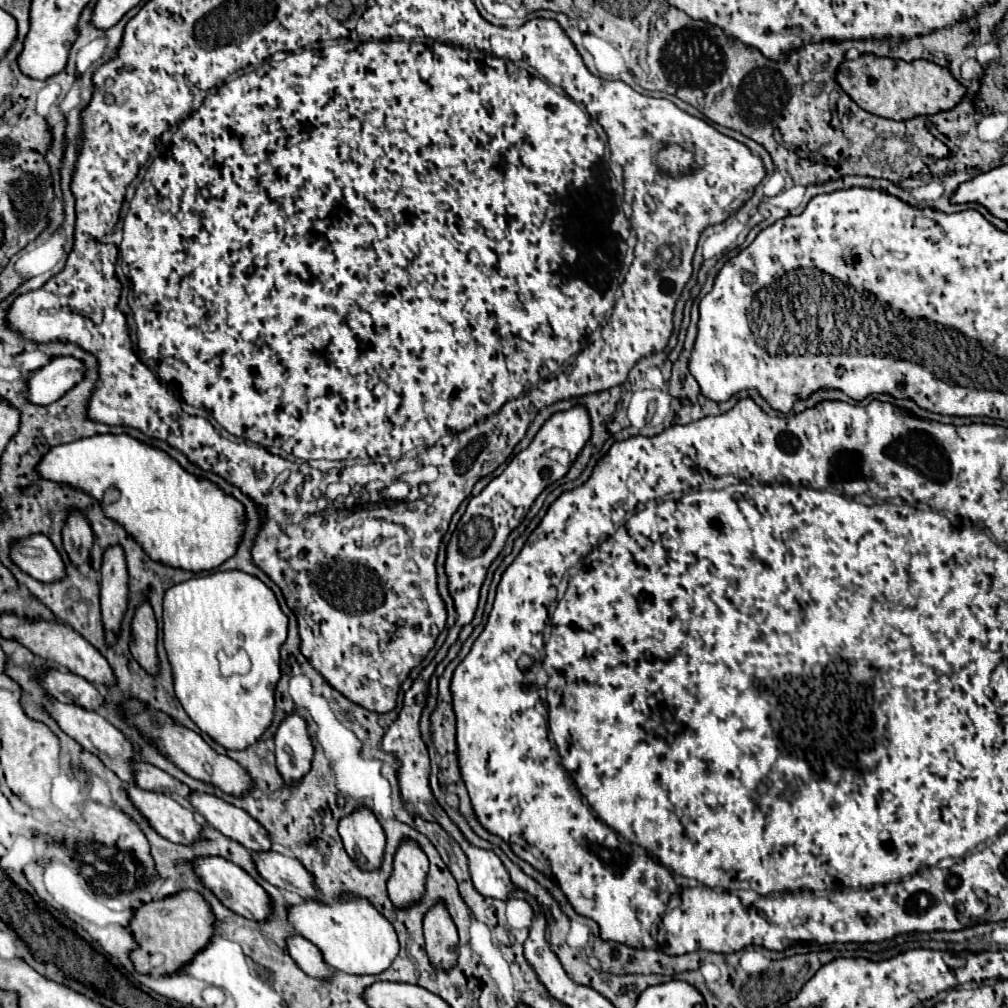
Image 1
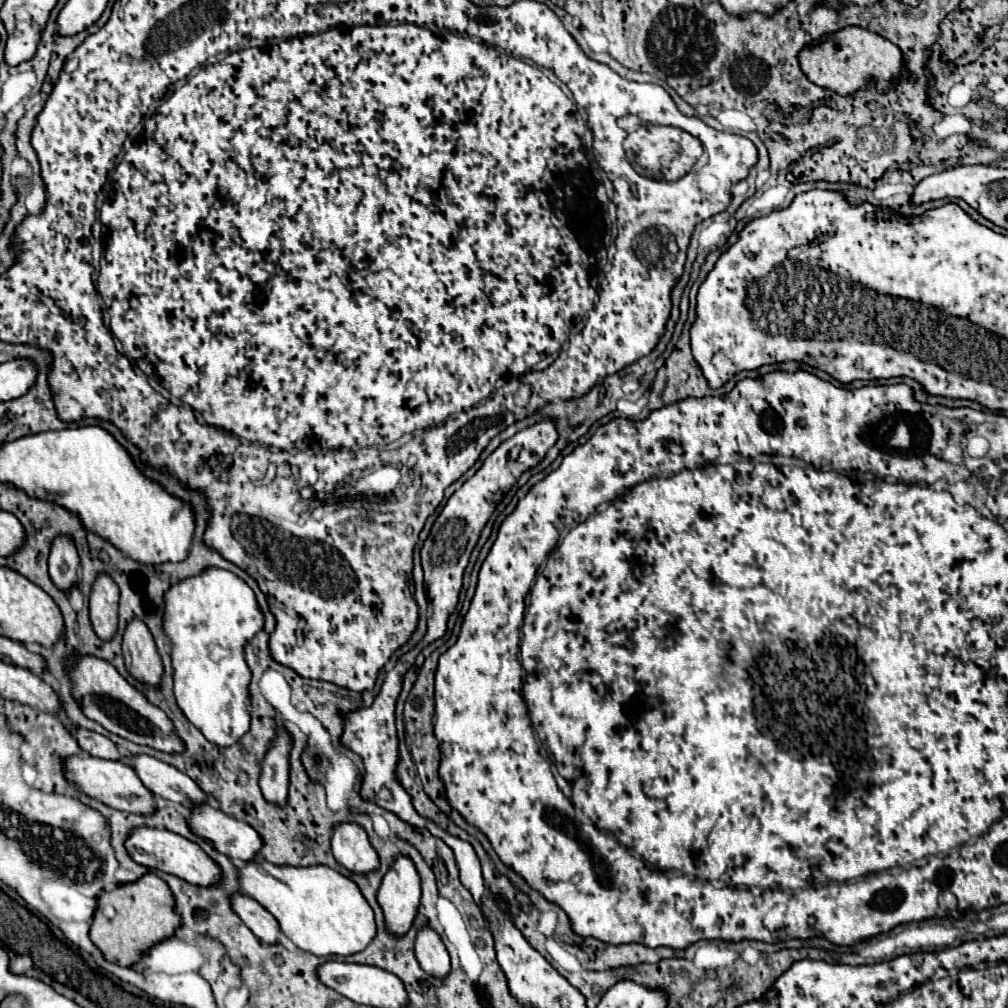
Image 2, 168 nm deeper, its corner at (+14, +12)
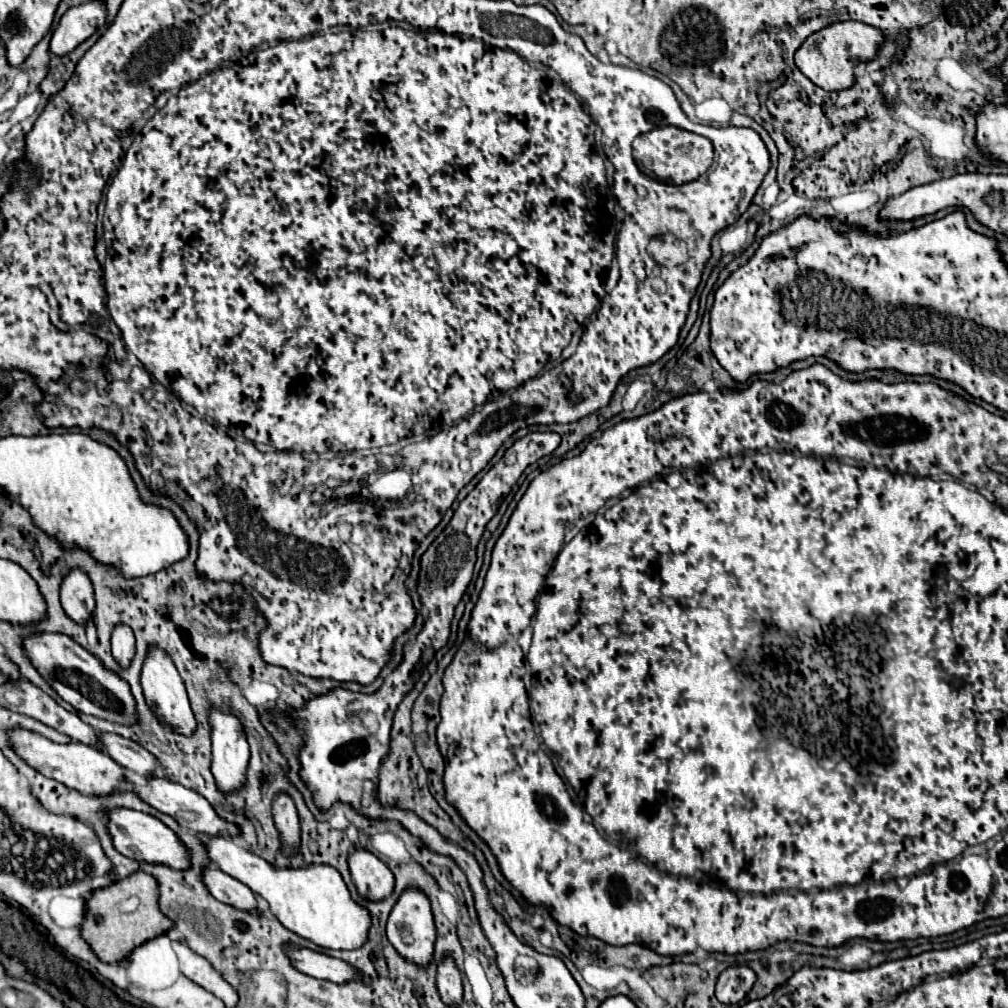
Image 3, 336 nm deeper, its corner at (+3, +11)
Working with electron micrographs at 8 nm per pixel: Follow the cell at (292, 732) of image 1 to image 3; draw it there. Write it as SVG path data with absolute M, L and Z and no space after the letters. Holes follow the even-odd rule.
M281 792L273 800L273 818L275 826L281 832L281 840L285 848L295 848L299 842L299 816L295 802L289 794Z

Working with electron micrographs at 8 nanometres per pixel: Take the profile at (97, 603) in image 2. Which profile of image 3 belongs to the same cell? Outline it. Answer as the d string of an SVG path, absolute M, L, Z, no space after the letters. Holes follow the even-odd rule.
M117 624L111 634L111 648L113 656L121 666L129 666L133 654L135 654L135 636L133 630L125 624Z

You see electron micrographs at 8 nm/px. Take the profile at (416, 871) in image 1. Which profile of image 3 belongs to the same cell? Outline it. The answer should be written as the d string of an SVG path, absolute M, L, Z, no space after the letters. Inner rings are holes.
M405 888L405 892L399 896L397 904L393 906L387 922L387 938L395 946L395 950L409 962L417 962L421 966L427 966L433 956L433 942L435 942L435 924L431 914L429 898L419 888Z

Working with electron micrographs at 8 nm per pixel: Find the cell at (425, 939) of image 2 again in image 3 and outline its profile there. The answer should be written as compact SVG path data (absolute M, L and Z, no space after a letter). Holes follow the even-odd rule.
M445 956L437 966L437 988L445 1004L457 1006L463 998L463 984L461 984L461 972L453 958Z

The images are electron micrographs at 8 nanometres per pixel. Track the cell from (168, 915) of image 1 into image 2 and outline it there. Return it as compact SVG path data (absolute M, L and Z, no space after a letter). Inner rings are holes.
M146 873L132 883L118 885L116 889L98 895L98 905L90 927L90 939L102 951L106 961L130 967L140 959L146 949L172 937L178 927L180 917L174 911L174 897L170 887L154 873Z

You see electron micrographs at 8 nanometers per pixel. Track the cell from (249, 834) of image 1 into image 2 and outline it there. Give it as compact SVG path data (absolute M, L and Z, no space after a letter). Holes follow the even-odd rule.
M134 755L132 767L146 789L188 809L194 807L194 803L204 803L208 799L206 793L186 773L164 761L158 761L156 757Z

